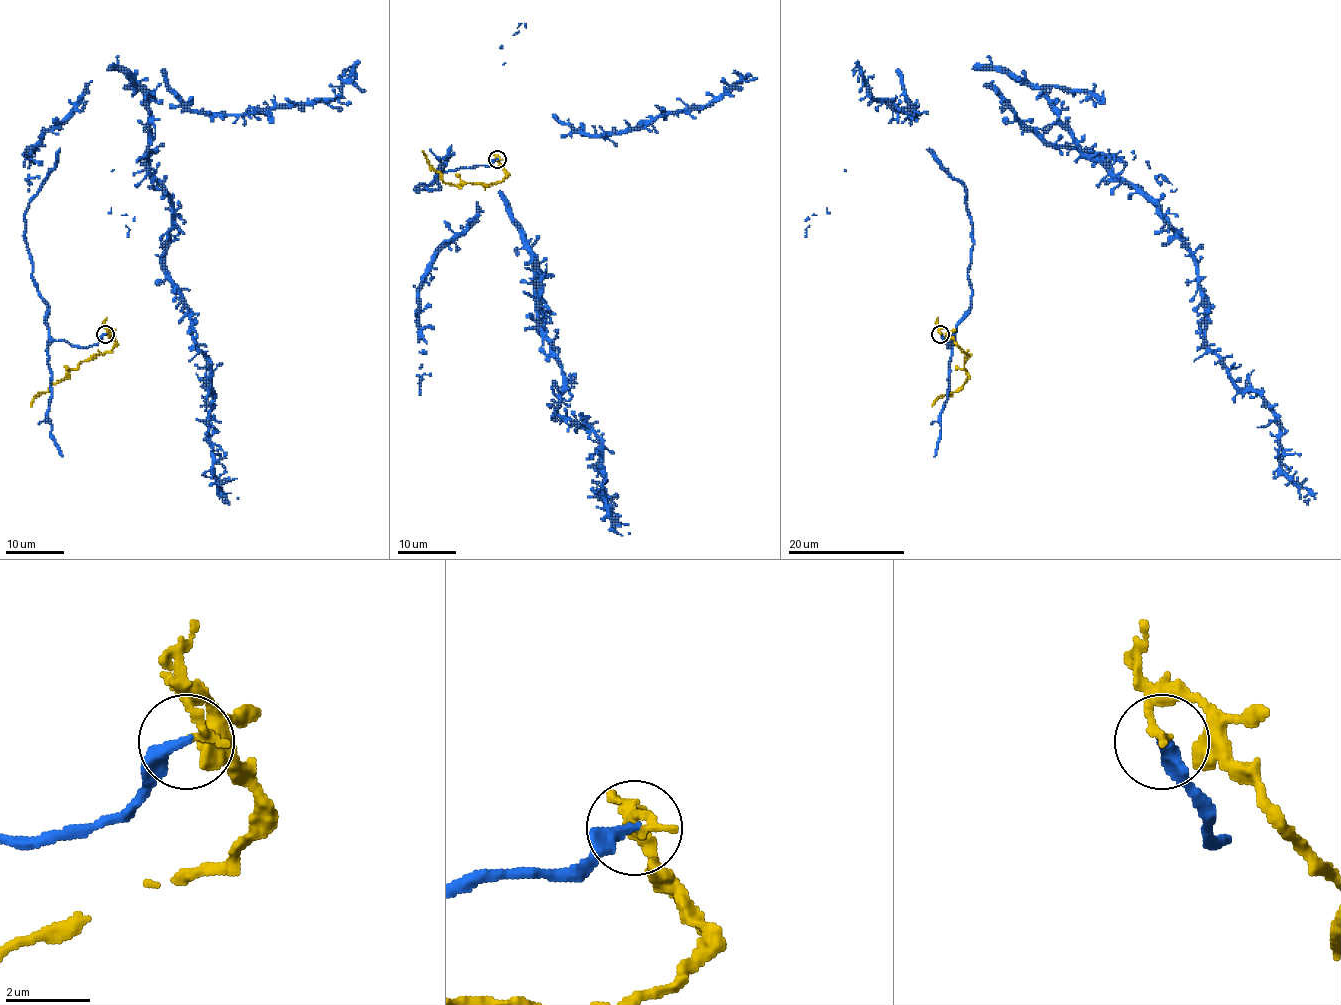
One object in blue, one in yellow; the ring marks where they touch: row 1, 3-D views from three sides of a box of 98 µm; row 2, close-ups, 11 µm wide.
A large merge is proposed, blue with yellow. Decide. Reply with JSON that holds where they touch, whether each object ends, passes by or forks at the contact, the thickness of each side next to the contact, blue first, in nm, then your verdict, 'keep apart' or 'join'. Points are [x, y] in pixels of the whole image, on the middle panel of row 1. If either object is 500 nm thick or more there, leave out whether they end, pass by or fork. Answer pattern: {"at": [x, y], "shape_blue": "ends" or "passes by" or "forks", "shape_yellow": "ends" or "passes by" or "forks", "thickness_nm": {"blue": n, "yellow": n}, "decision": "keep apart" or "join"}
{"at": [497, 159], "shape_blue": "ends", "shape_yellow": "ends", "thickness_nm": {"blue": 320, "yellow": 220}, "decision": "keep apart"}

